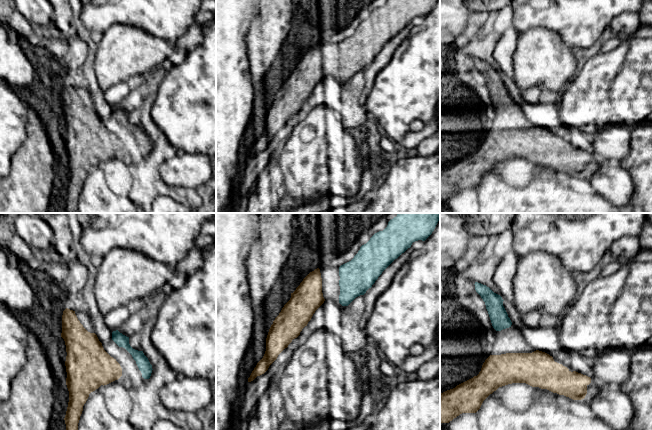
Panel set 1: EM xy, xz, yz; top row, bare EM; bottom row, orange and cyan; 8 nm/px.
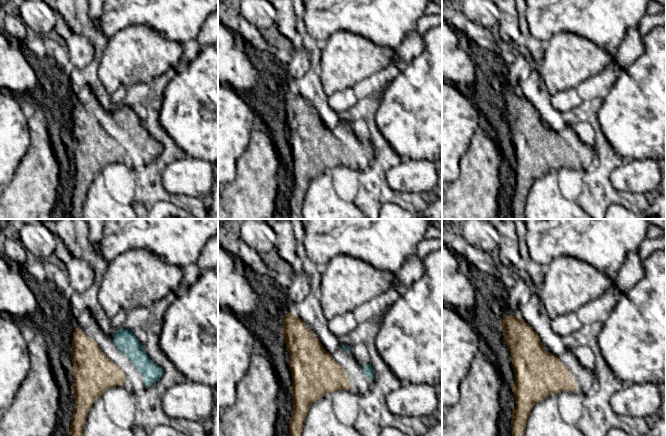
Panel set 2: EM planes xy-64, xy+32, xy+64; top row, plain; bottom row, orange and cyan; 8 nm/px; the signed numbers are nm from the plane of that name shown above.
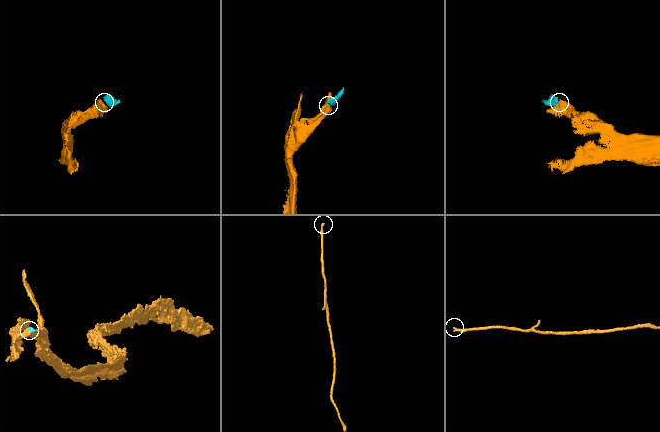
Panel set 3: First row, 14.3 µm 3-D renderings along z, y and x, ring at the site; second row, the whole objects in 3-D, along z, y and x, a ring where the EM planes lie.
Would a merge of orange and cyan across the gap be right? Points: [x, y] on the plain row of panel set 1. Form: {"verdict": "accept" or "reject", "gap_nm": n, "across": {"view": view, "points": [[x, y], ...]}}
{"verdict": "accept", "gap_nm": 90, "across": {"view": "xy", "points": [[101, 119], [112, 115]]}}

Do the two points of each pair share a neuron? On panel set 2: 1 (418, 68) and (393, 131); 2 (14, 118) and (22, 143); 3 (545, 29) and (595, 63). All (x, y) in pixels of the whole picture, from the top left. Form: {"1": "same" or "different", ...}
{"1": "same", "2": "same", "3": "different"}

